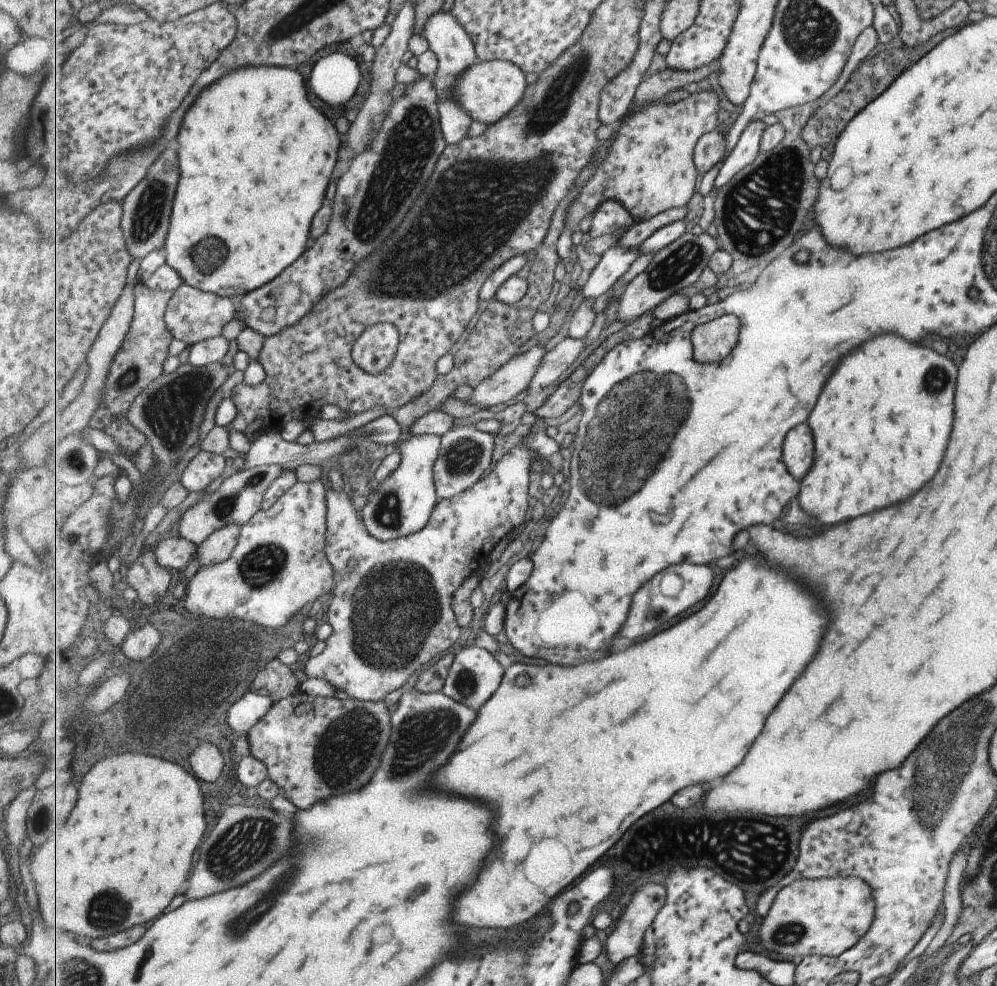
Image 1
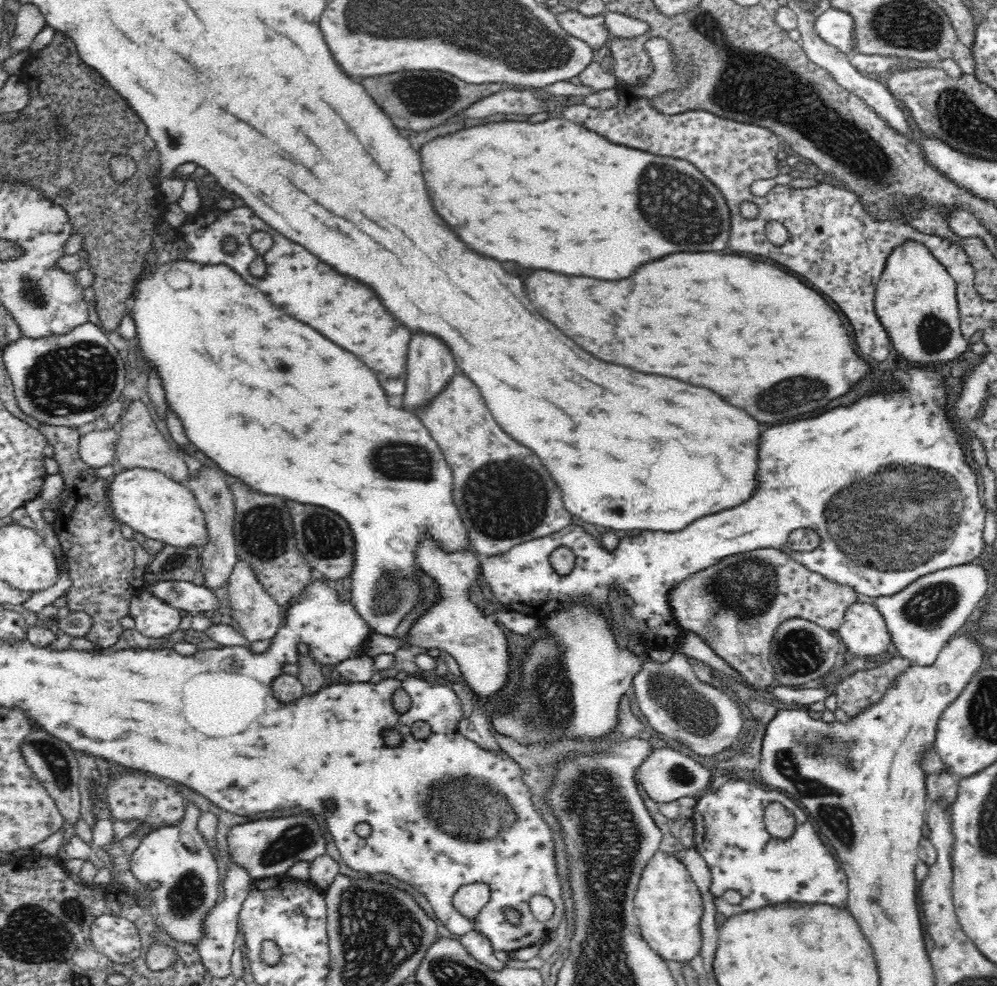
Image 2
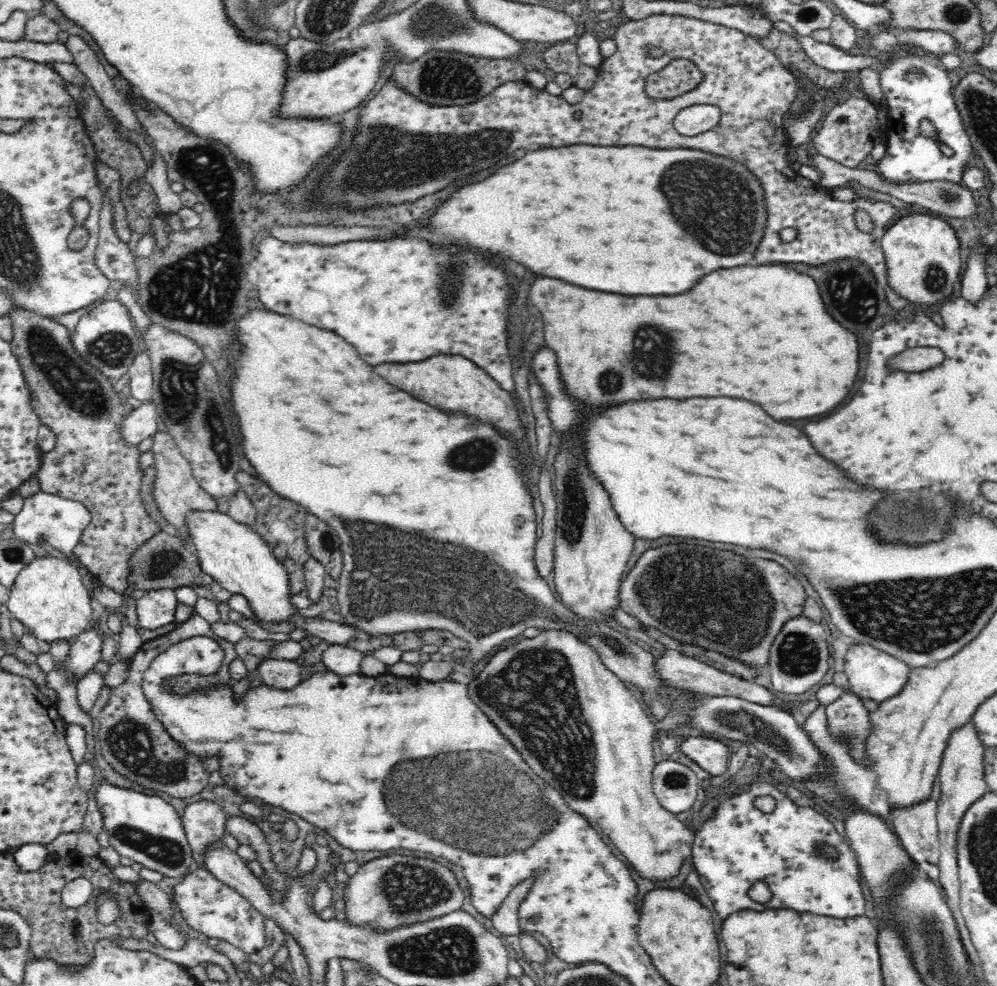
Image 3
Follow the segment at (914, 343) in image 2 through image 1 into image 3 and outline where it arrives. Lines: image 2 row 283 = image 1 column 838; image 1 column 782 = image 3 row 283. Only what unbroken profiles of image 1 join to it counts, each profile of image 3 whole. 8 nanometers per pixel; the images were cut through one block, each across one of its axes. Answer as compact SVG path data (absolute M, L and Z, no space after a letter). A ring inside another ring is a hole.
M922 212L906 214L886 230L881 246L886 255L888 283L903 298L921 307L951 298L954 284L962 272L962 260L960 240L946 220Z

